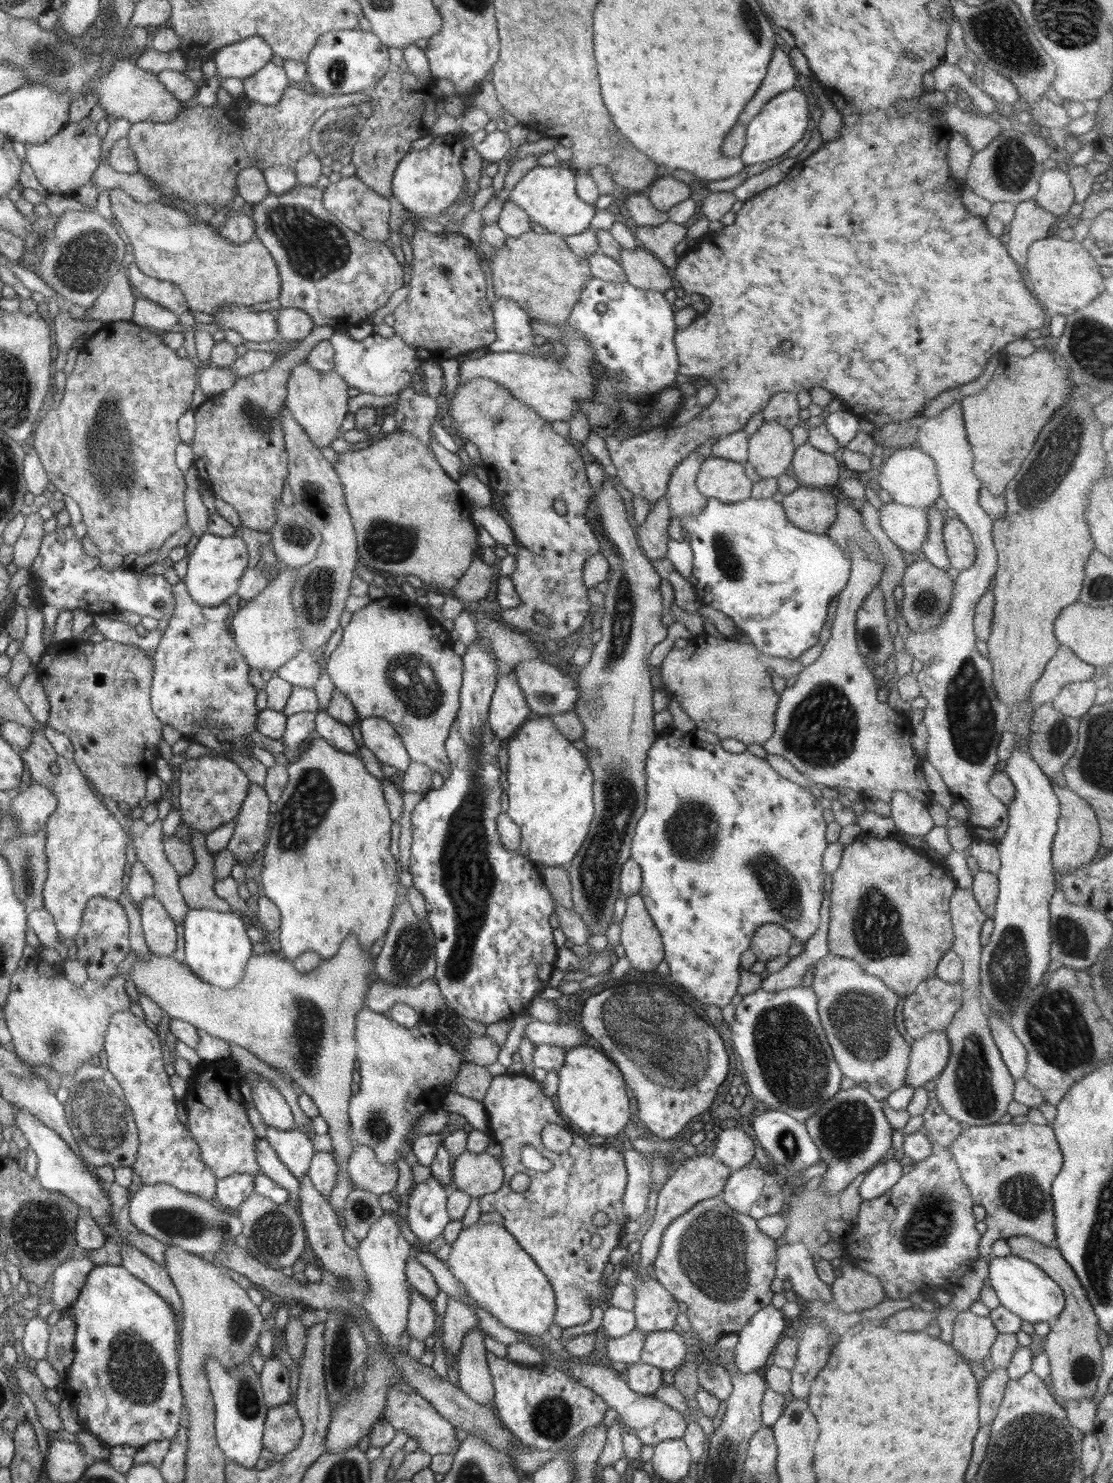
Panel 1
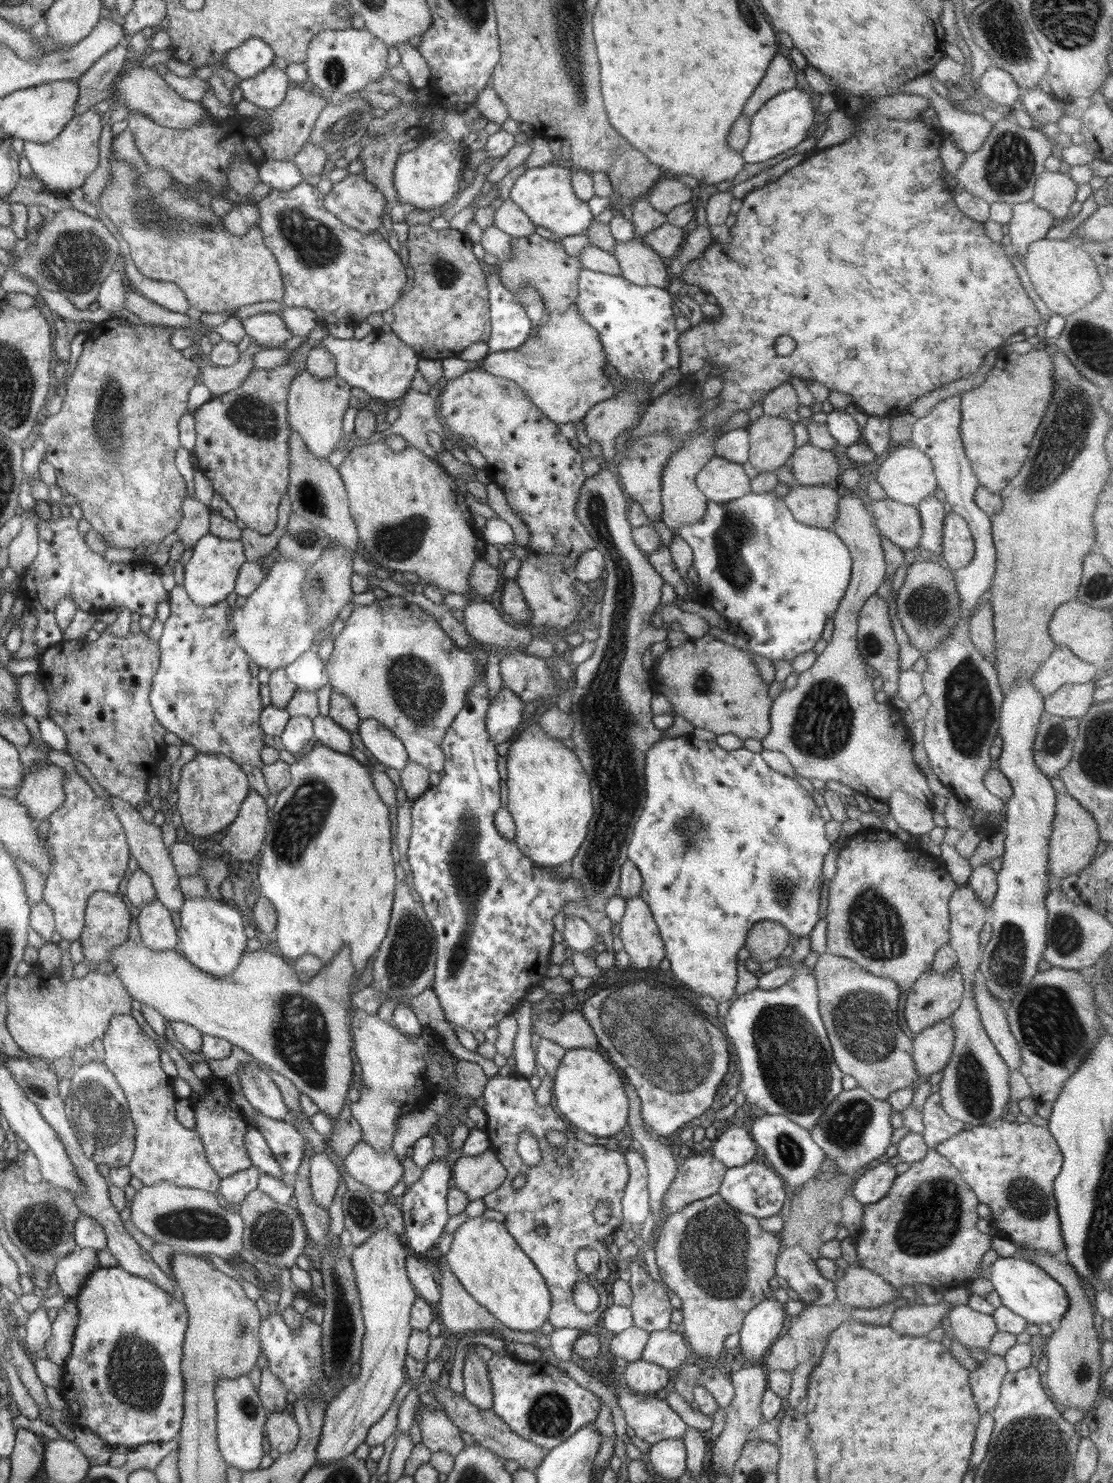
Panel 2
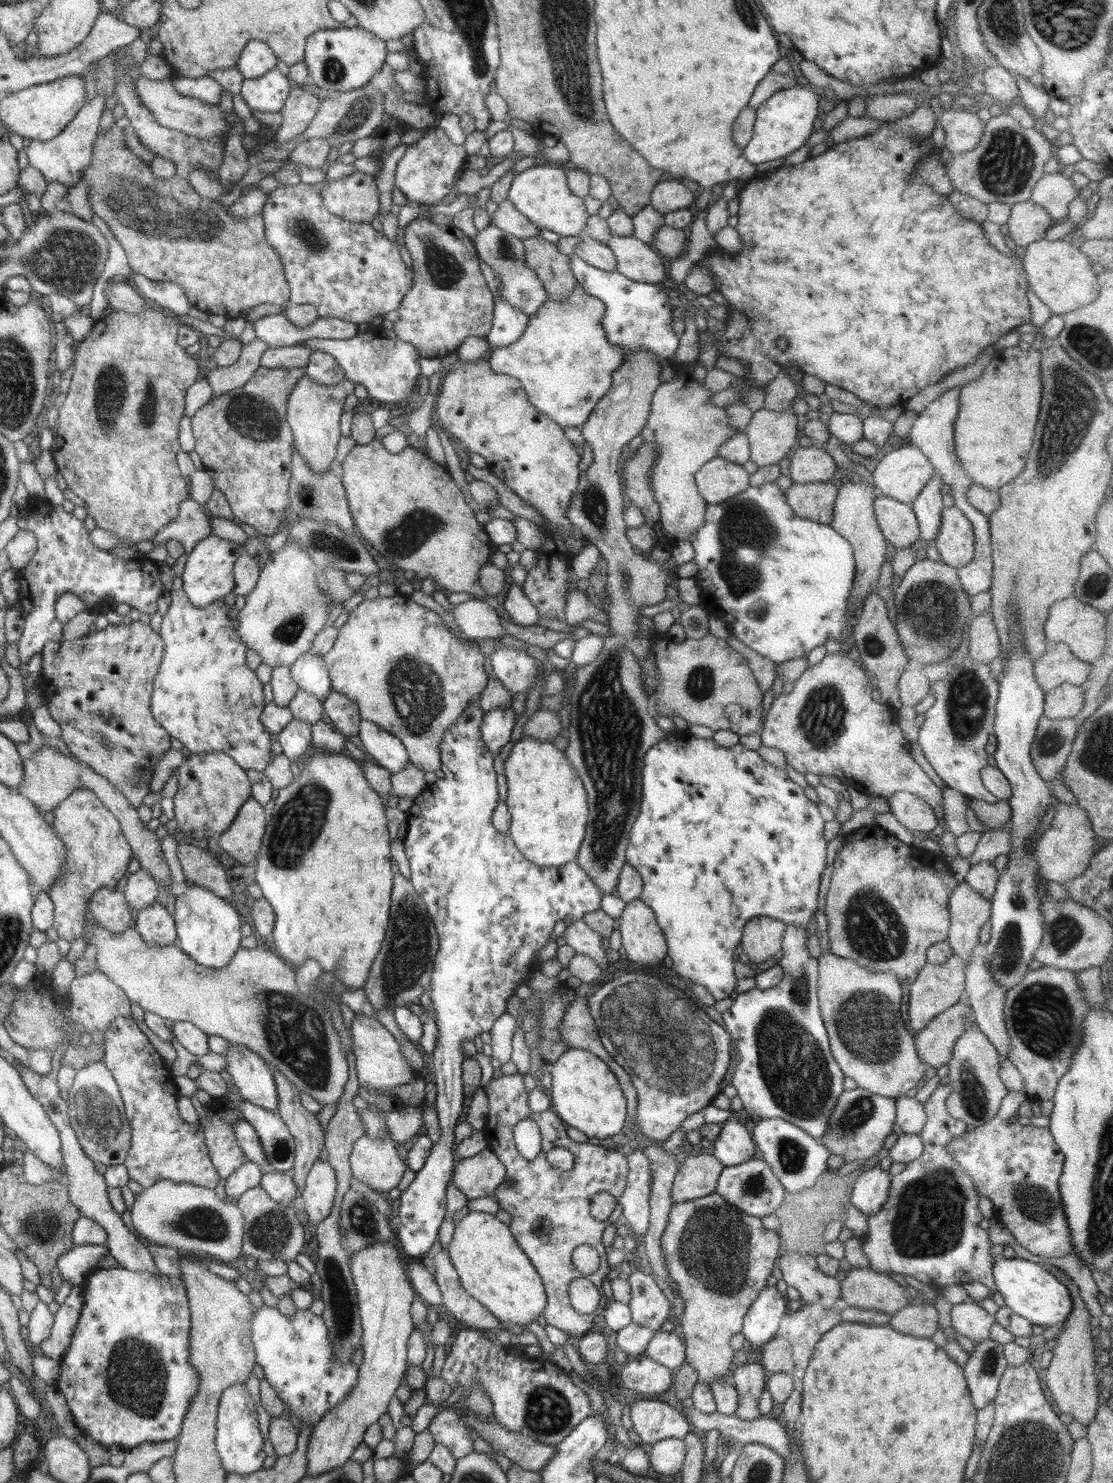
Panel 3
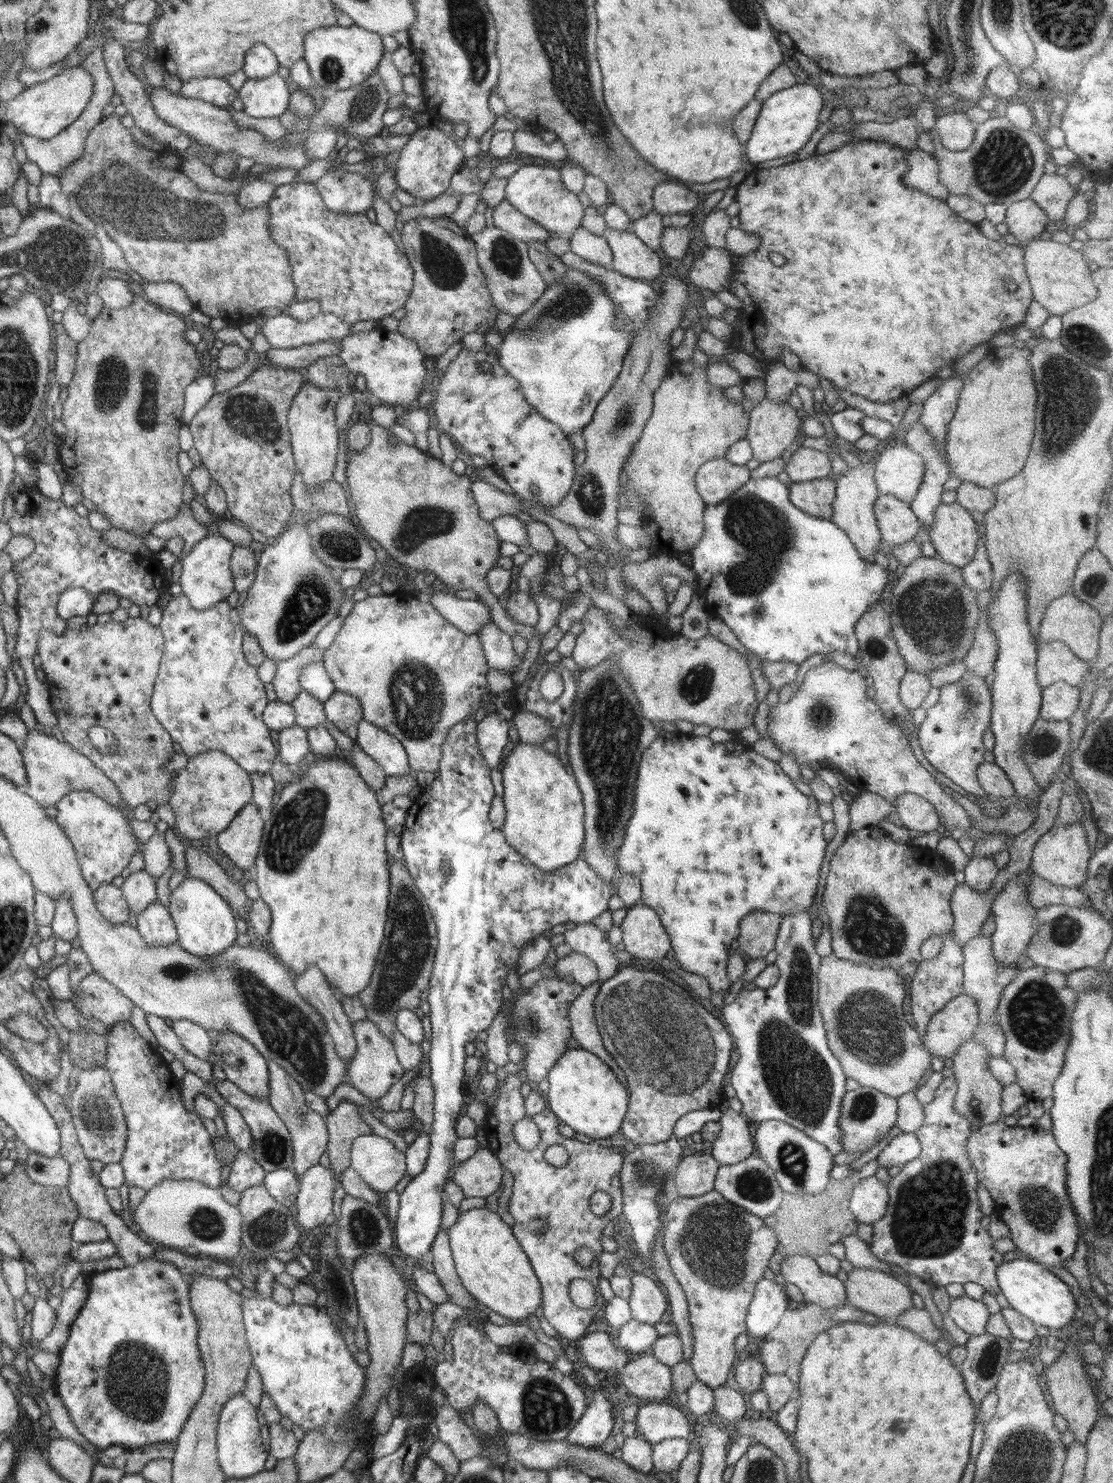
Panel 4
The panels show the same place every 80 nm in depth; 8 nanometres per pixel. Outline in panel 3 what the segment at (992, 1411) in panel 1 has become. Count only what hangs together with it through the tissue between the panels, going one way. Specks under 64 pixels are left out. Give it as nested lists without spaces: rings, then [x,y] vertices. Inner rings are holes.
[[[994,1339],[974,1344],[975,1350],[962,1369],[976,1409],[982,1409],[995,1401],[1000,1378],[1007,1368],[1003,1354],[1004,1345]]]

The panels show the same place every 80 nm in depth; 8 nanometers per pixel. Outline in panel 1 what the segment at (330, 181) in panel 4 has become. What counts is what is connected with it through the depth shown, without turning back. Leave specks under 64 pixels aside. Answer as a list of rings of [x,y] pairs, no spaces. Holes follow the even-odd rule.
[[[358,177],[342,178],[336,184],[330,183],[323,191],[323,205],[328,212],[338,217],[350,230],[361,234],[368,240],[386,243],[389,238],[390,199],[367,187]]]

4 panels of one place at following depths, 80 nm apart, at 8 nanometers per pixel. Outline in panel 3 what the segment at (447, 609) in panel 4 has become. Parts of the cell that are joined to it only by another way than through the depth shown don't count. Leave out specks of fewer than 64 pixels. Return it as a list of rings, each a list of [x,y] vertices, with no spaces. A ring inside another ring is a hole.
[[[474,598],[452,605],[452,616],[468,638],[483,641],[505,636],[504,627],[499,619],[500,613],[488,605],[487,600]]]

